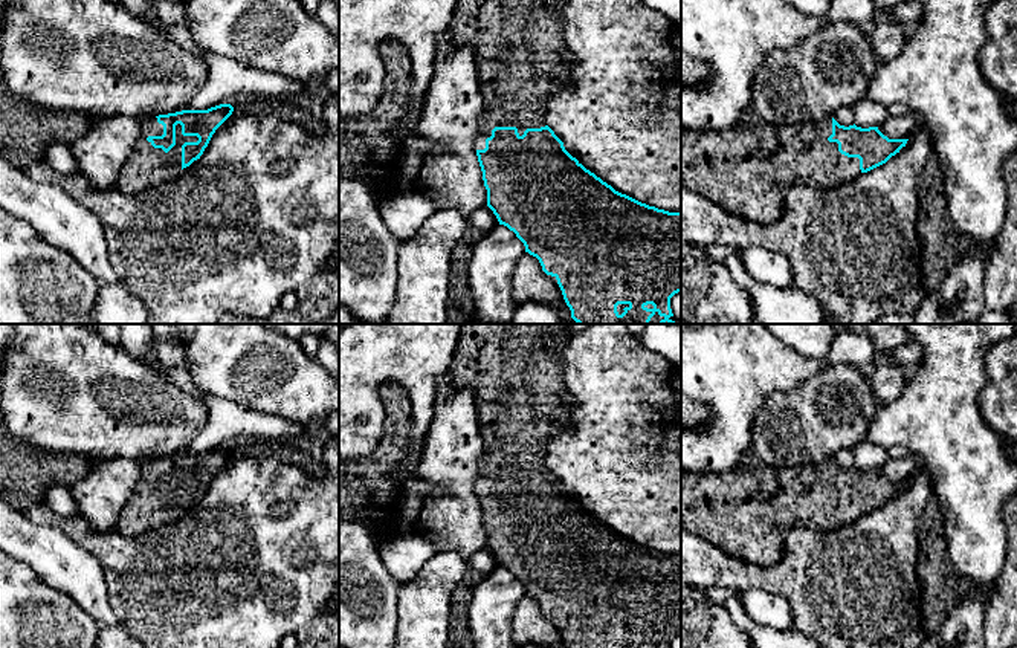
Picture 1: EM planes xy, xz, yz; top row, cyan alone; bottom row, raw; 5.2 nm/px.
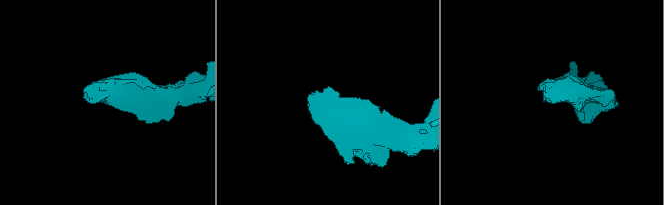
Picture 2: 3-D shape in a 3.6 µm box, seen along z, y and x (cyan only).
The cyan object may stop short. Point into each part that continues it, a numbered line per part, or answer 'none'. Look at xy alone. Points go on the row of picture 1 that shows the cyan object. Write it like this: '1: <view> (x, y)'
1: xy (147, 167)

